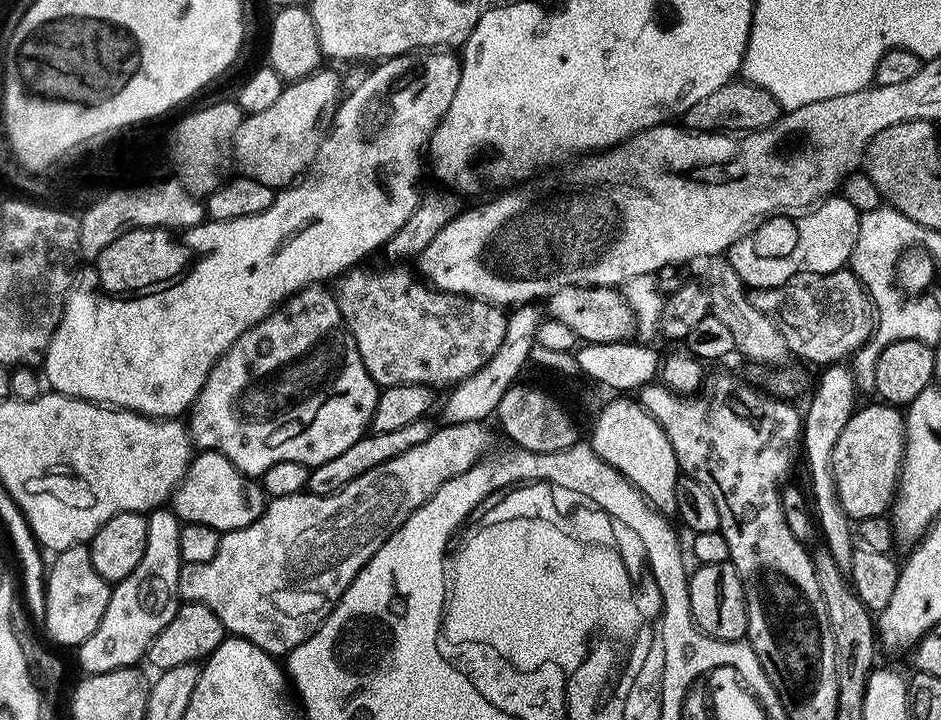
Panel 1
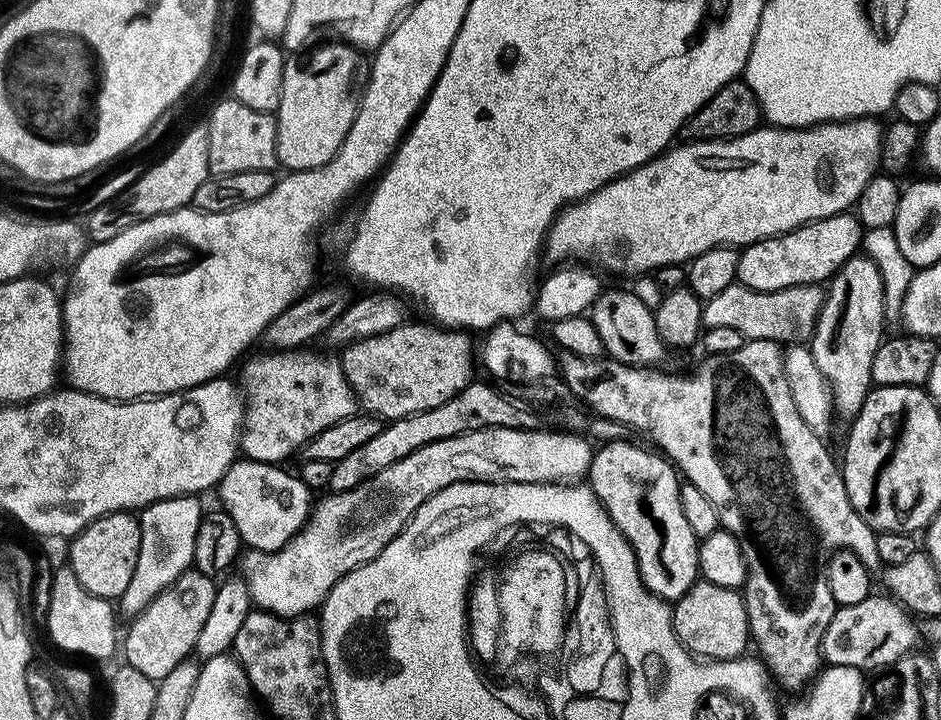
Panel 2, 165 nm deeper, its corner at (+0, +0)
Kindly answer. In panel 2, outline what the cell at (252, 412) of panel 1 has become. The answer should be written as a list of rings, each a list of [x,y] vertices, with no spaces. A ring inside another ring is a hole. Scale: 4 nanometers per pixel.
[[[264,350],[261,356],[249,355],[243,361],[244,369],[240,372],[238,384],[246,403],[238,448],[247,459],[279,465],[287,456],[295,452],[297,455],[305,444],[322,434],[326,426],[334,426],[334,422],[342,422],[342,418],[357,415],[358,401],[340,365],[340,356],[308,351],[312,350]]]

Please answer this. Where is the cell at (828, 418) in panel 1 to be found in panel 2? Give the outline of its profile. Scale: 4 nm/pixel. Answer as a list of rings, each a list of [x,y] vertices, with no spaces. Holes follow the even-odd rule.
[[[855,254],[827,281],[824,305],[810,341],[814,362],[818,362],[818,370],[822,370],[832,391],[832,407],[837,417],[854,418],[872,391],[874,354],[878,354],[878,346],[885,339],[884,324],[882,275],[872,259]]]

